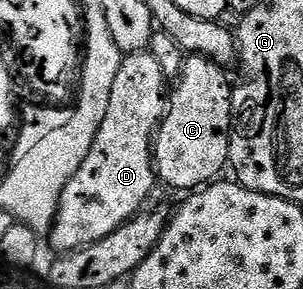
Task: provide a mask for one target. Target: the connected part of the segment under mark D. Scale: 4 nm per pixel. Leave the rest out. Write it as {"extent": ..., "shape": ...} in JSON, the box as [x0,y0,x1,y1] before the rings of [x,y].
{"extent":[48,52,168,251],"shape":[[[149,52],[125,55],[112,83],[112,97],[104,124],[96,132],[96,140],[84,156],[80,168],[68,180],[60,196],[58,215],[48,231],[55,251],[79,250],[96,240],[104,240],[116,228],[130,221],[147,205],[146,197],[154,190],[156,171],[152,143],[166,116],[168,75],[160,68],[160,60]]]}

